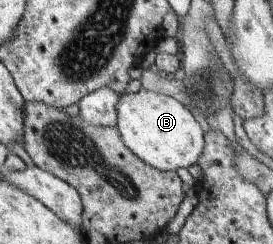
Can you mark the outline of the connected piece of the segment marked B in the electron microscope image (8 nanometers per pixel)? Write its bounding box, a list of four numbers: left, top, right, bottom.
[116,88,204,172]

